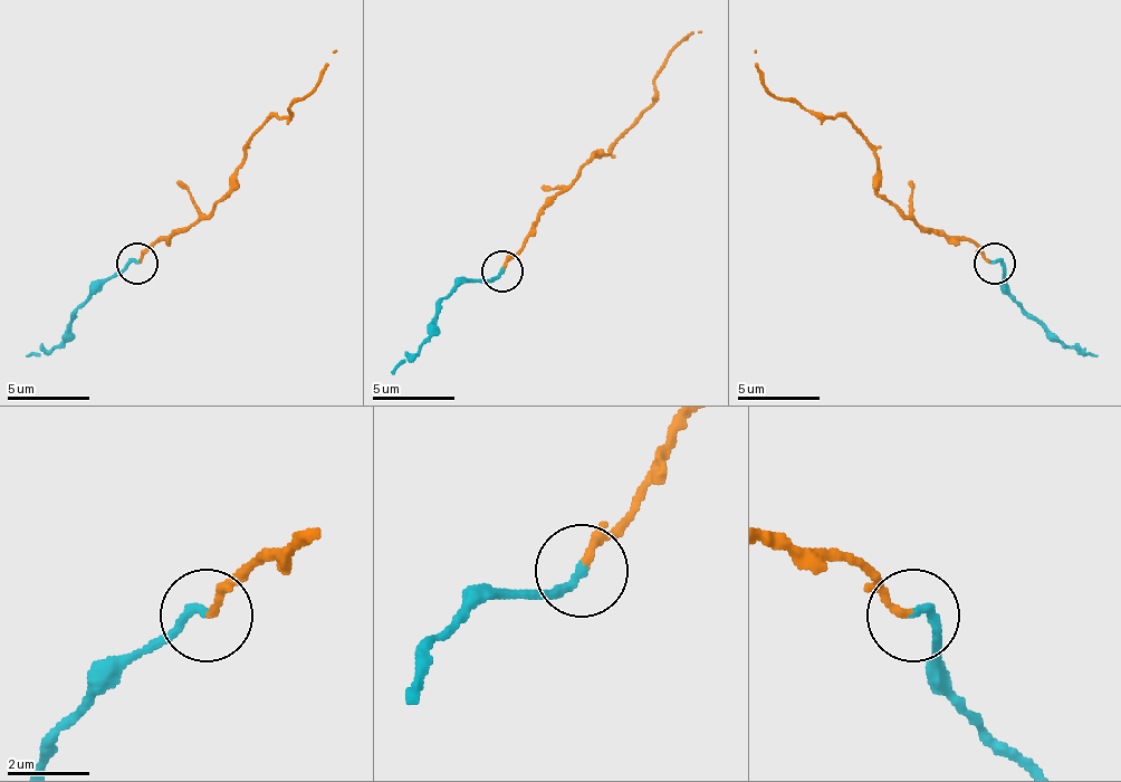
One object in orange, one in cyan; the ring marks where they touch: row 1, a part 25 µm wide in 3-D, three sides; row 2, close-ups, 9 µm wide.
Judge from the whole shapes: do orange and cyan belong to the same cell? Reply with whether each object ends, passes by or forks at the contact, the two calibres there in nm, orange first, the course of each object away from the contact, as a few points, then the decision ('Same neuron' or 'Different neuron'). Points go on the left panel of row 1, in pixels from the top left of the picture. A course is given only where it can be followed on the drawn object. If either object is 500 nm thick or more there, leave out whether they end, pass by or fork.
At the ring orange ends. At the ring cyan ends. Thickness 180 nm (orange) against 220 nm. Course of orange: (135, 264), (161, 239), (189, 230), (230, 190), (242, 149), (276, 115), (288, 115), (337, 49). Course of cyan: (135, 264), (123, 268), (74, 313), (57, 346), (25, 354). Same neuron

